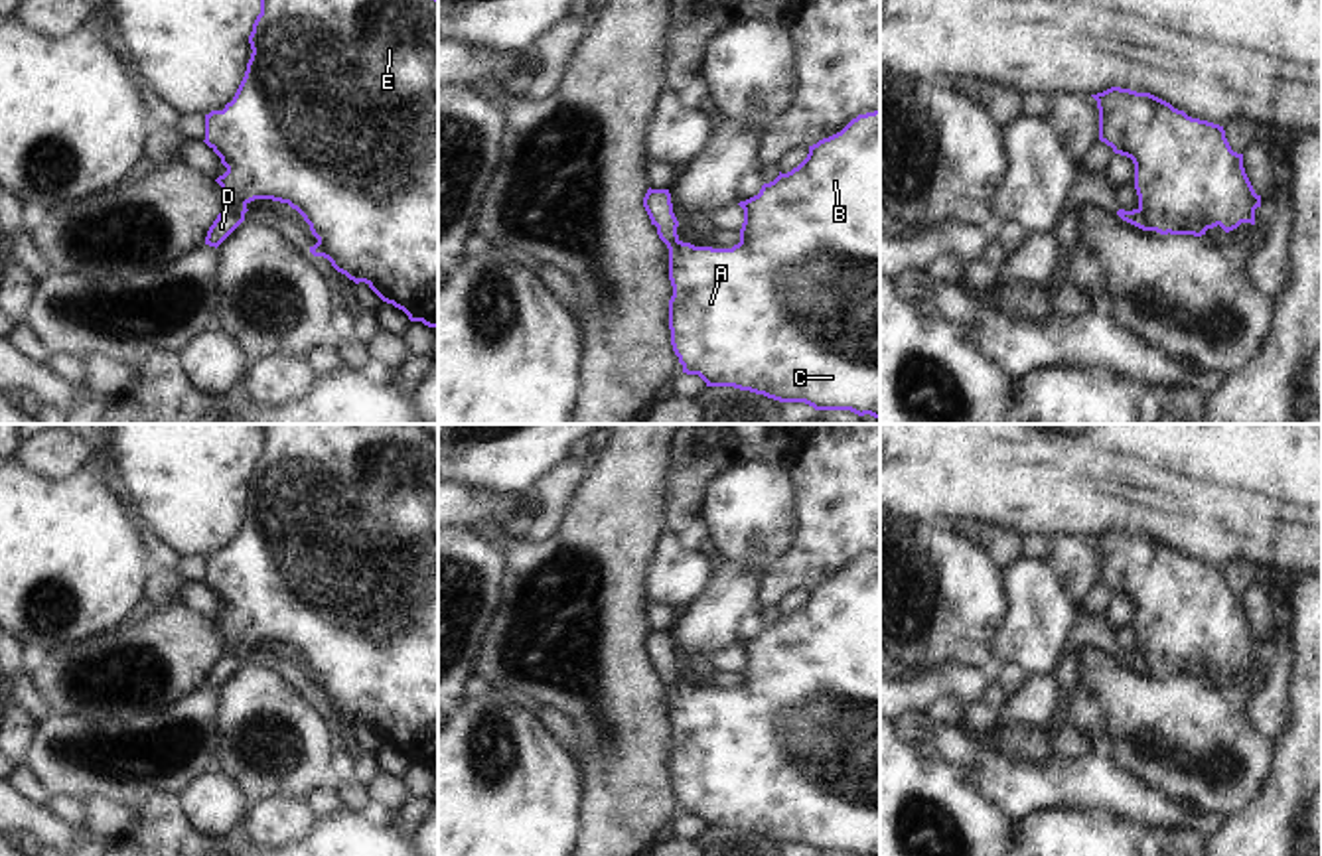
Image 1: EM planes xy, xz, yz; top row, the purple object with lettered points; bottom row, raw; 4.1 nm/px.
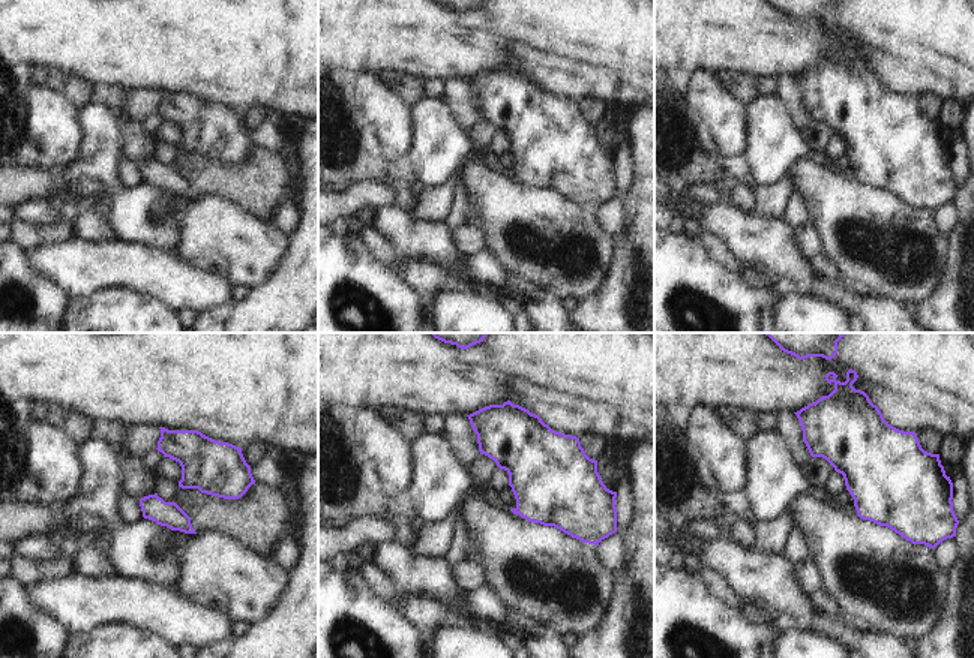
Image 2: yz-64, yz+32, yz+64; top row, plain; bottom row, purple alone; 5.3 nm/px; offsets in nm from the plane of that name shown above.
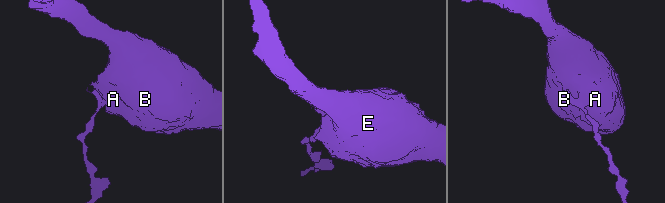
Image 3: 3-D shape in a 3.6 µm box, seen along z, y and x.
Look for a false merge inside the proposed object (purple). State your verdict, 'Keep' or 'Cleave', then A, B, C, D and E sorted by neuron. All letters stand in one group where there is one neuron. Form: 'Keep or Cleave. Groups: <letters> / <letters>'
Cleave. Groups: A B C E / D

